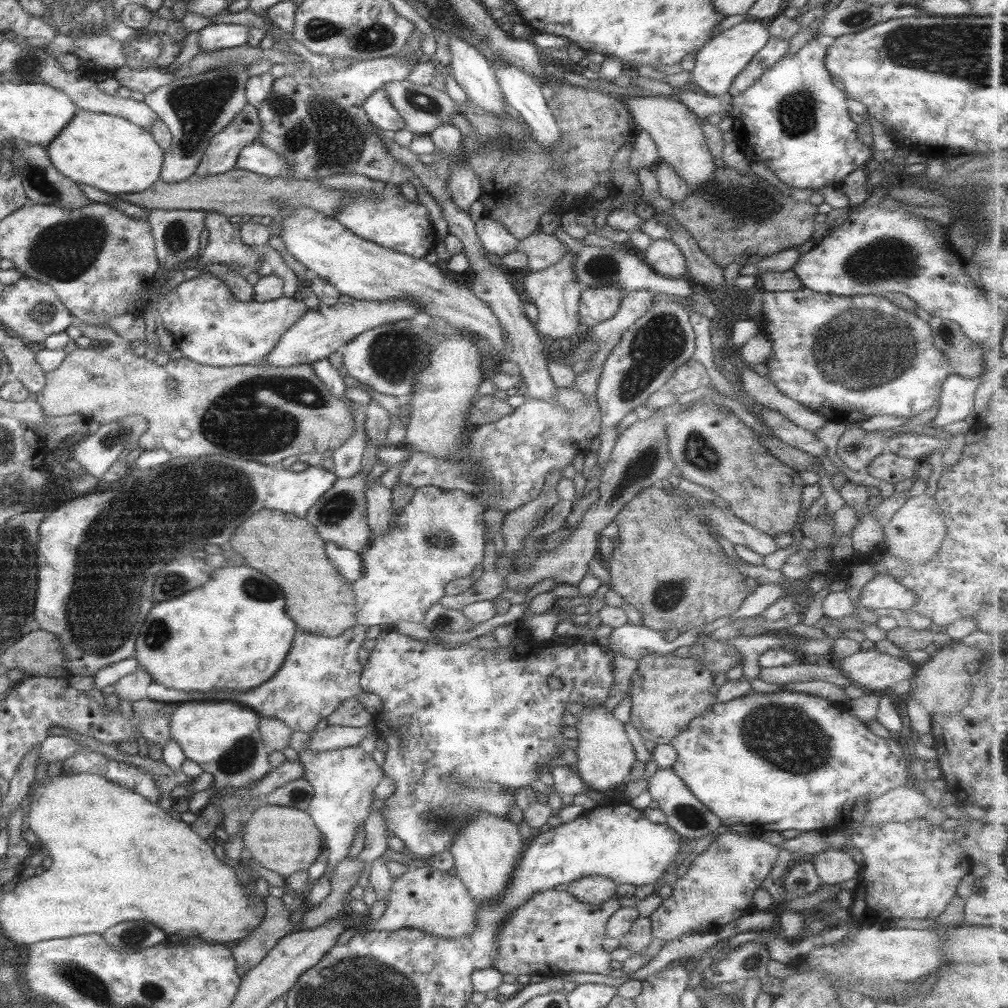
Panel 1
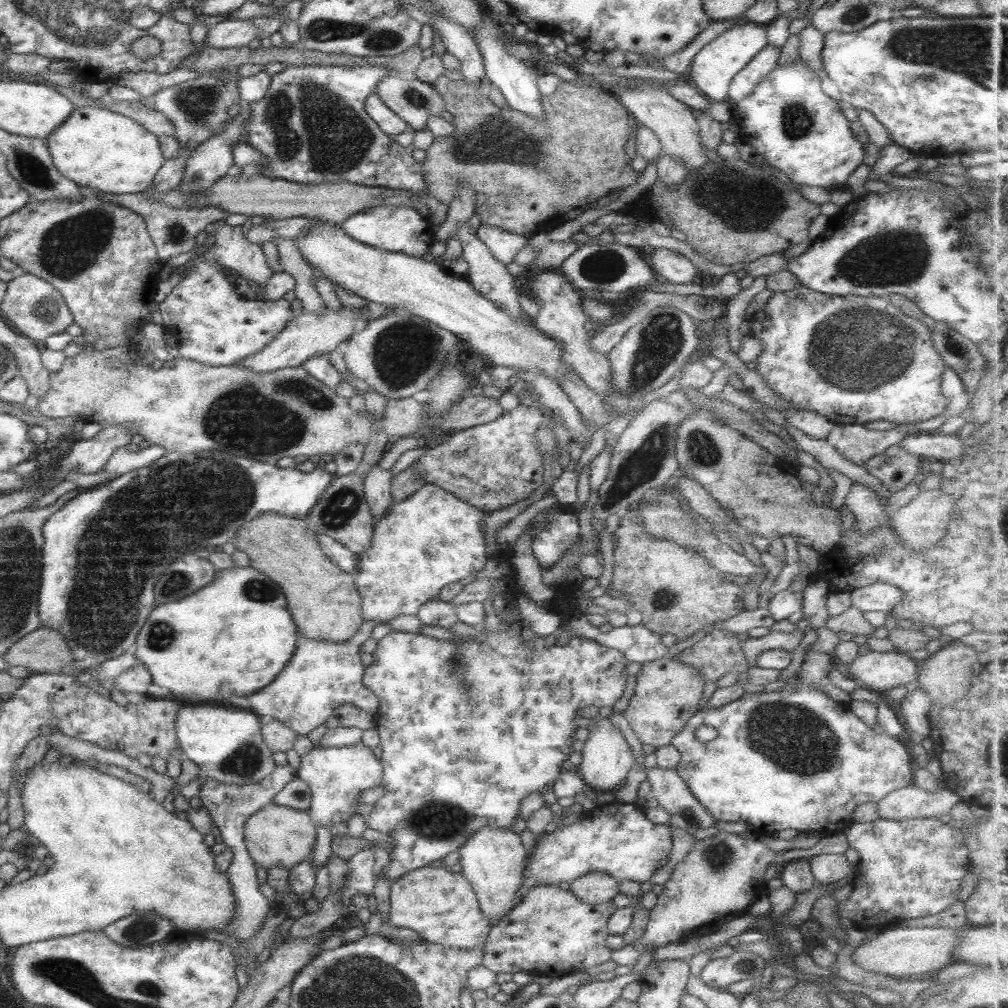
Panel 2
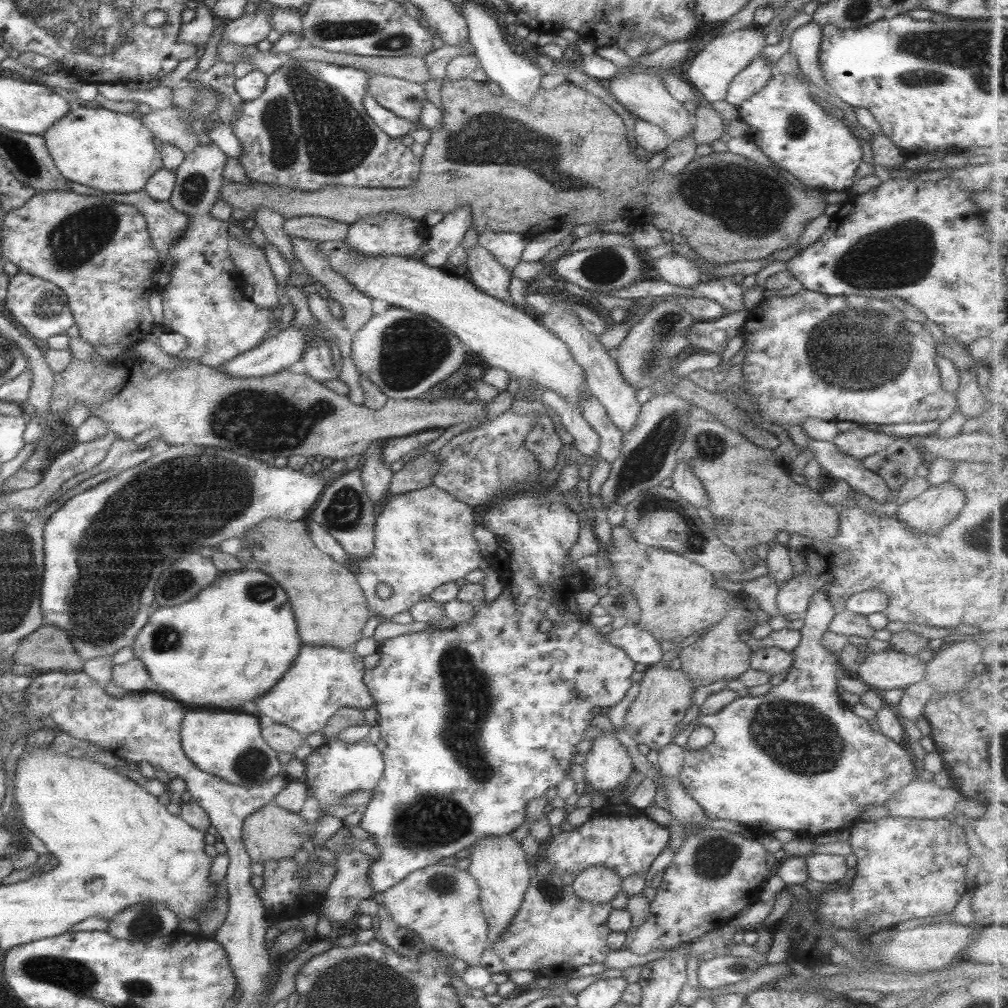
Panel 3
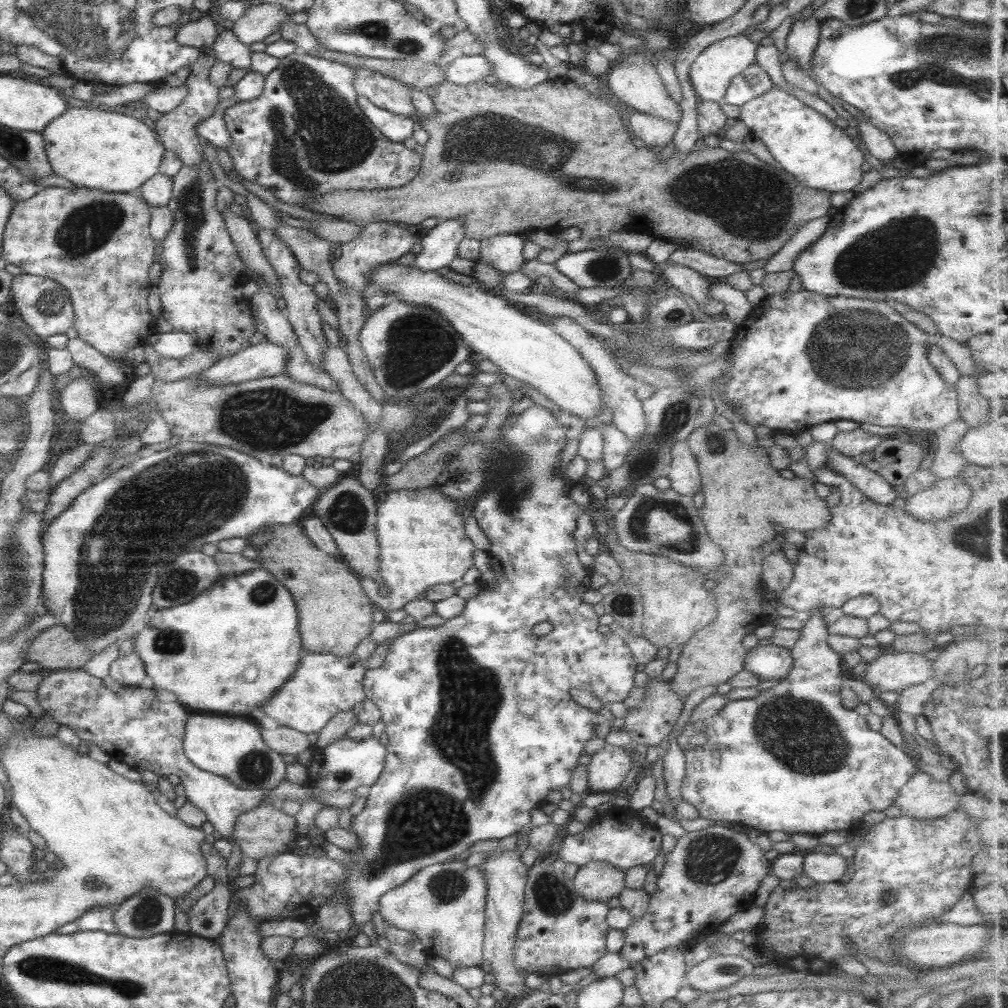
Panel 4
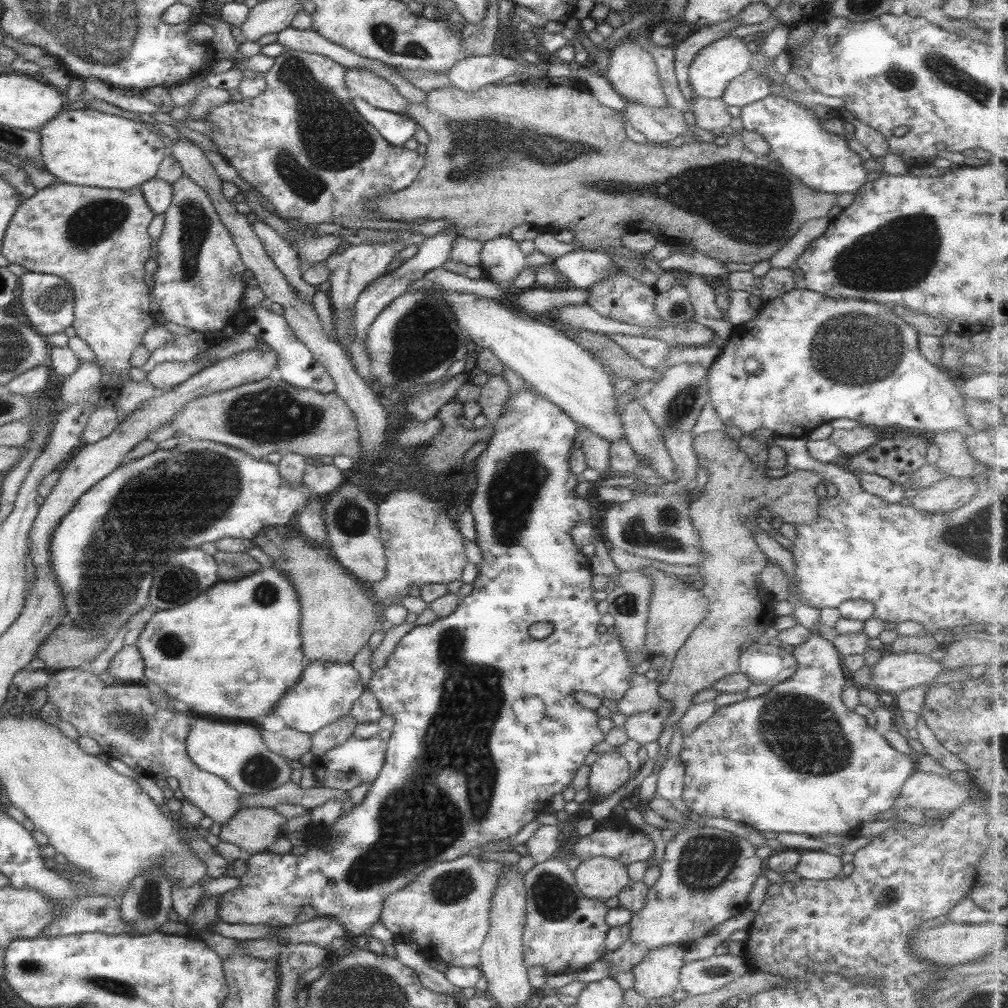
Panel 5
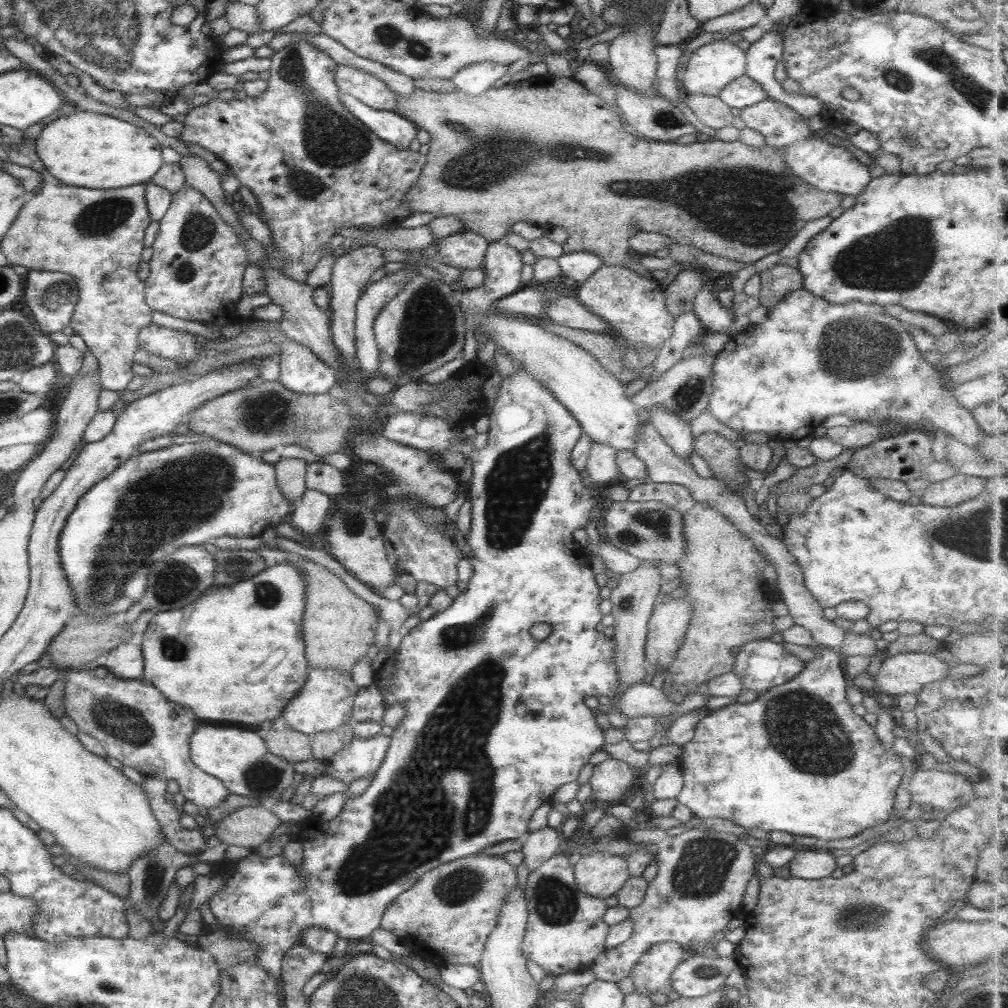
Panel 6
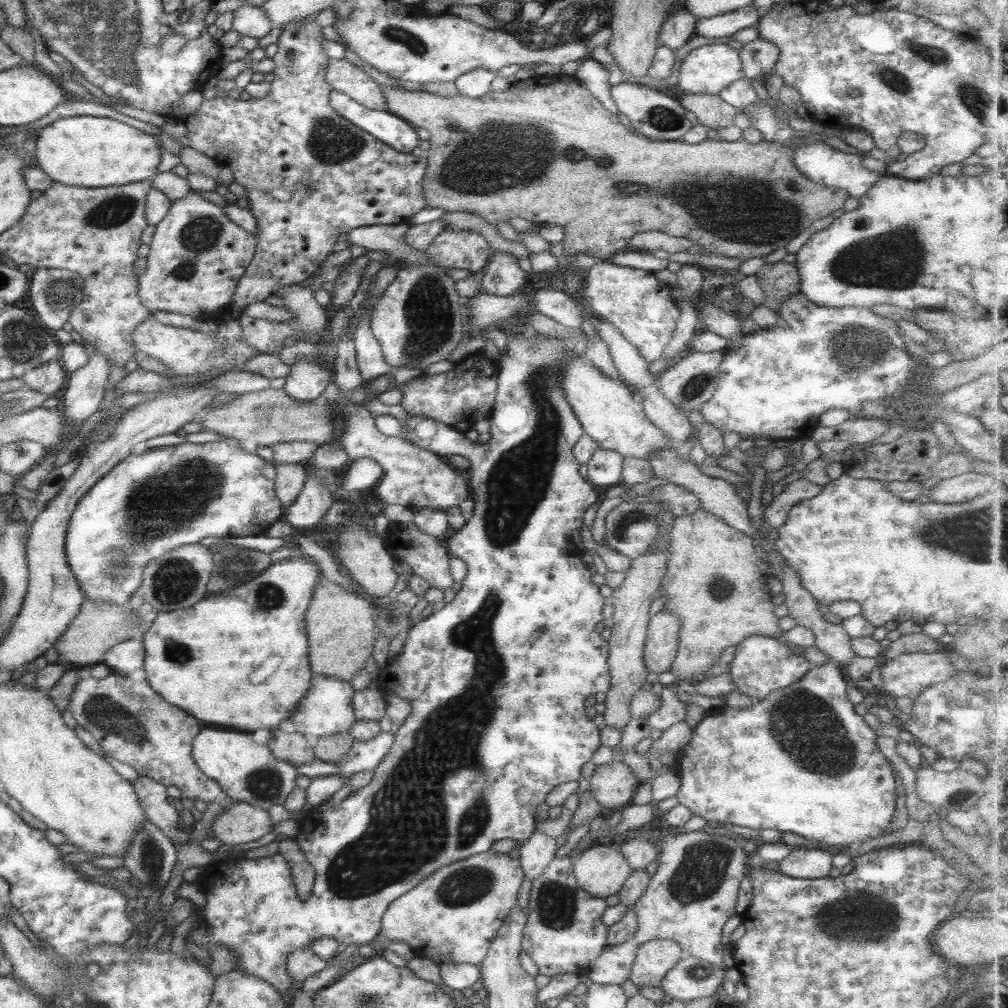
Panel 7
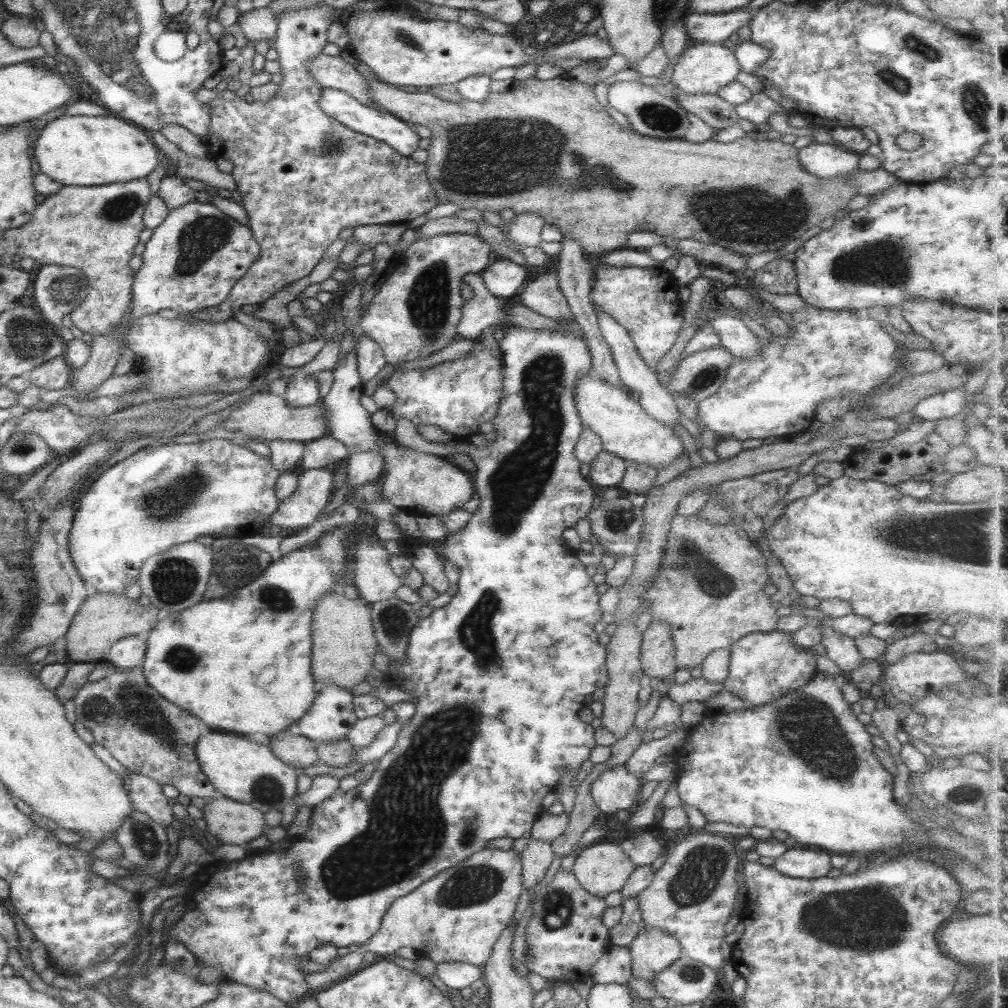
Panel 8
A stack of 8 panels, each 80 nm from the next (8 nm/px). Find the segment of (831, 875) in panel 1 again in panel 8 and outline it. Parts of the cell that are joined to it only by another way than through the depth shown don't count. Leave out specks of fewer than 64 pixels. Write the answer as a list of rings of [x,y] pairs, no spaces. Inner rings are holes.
[[[787,849],[781,856],[774,858],[772,868],[778,873],[784,874],[791,878],[814,879],[827,874],[831,868],[829,865],[830,856],[822,851],[812,851],[809,849]]]

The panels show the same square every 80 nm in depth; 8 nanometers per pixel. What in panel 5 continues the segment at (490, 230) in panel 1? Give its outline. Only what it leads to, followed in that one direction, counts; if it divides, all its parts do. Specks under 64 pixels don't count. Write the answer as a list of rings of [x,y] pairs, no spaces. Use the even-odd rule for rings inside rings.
[[[510,237],[482,241],[478,267],[487,280],[512,290],[512,281],[526,267],[526,257],[517,243]]]

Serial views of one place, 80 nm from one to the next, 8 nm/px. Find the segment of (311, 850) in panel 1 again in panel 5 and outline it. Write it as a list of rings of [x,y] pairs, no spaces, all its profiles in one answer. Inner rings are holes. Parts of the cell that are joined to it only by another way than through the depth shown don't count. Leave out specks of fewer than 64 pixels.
[[[247,808],[240,809],[225,824],[221,824],[218,834],[221,842],[229,842],[240,848],[242,856],[268,852],[267,848],[282,835],[281,828],[286,819],[277,814],[272,809],[265,808]]]

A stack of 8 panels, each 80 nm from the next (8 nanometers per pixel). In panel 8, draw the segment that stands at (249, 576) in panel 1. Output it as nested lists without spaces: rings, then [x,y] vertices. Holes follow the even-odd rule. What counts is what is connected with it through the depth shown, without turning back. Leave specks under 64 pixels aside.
[[[351,523],[335,527],[333,532],[311,548],[307,546],[305,550],[279,556],[257,578],[225,597],[199,601],[179,612],[158,617],[149,632],[144,634],[146,645],[141,674],[149,688],[163,696],[167,702],[173,702],[174,706],[181,706],[182,710],[217,733],[241,737],[259,733],[270,739],[287,730],[290,724],[295,724],[309,710],[319,690],[310,672],[310,624],[313,607],[319,597],[335,591],[343,581],[343,568],[349,562],[349,544],[353,538],[350,534],[354,532],[354,525]],[[273,662],[279,662],[275,680],[265,688],[257,688],[255,692],[255,672]]]

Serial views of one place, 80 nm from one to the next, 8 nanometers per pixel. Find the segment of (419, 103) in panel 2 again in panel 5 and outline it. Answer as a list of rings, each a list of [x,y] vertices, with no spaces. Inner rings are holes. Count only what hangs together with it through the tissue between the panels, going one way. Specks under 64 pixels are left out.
[[[366,68],[346,69],[344,83],[352,96],[379,110],[403,114],[409,106],[408,100],[392,84]]]

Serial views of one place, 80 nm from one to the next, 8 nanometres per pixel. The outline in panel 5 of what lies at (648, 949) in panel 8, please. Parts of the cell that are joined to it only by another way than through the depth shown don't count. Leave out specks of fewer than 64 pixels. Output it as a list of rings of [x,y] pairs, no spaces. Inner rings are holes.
[[[669,945],[660,946],[655,950],[650,950],[647,955],[638,963],[631,967],[633,974],[632,989],[651,1002],[653,998],[670,996],[677,989],[679,980],[679,969],[681,968],[684,947]]]

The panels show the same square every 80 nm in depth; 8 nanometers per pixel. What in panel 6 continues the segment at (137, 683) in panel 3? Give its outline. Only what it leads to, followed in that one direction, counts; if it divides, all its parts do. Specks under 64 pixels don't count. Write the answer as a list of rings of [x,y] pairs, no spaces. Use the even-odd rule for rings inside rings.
[[[128,641],[118,643],[109,652],[101,653],[95,660],[99,667],[107,668],[108,673],[117,679],[139,680],[142,675],[142,654],[140,643]]]

